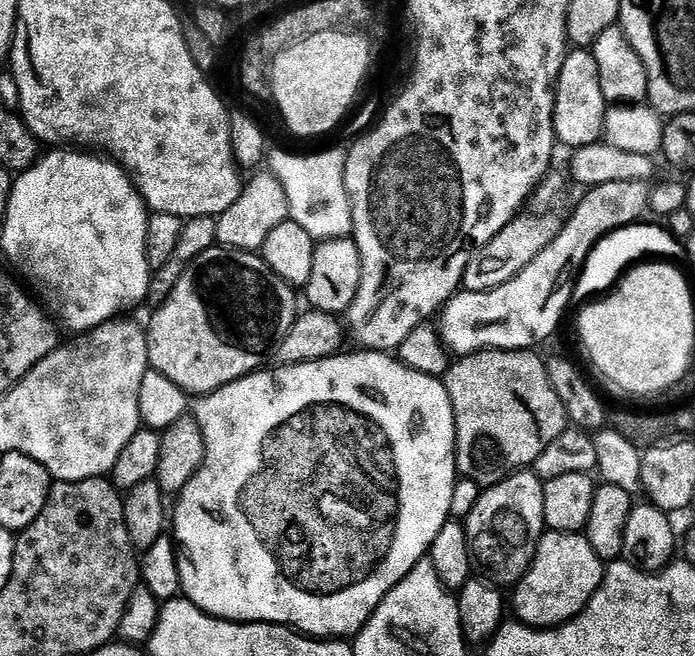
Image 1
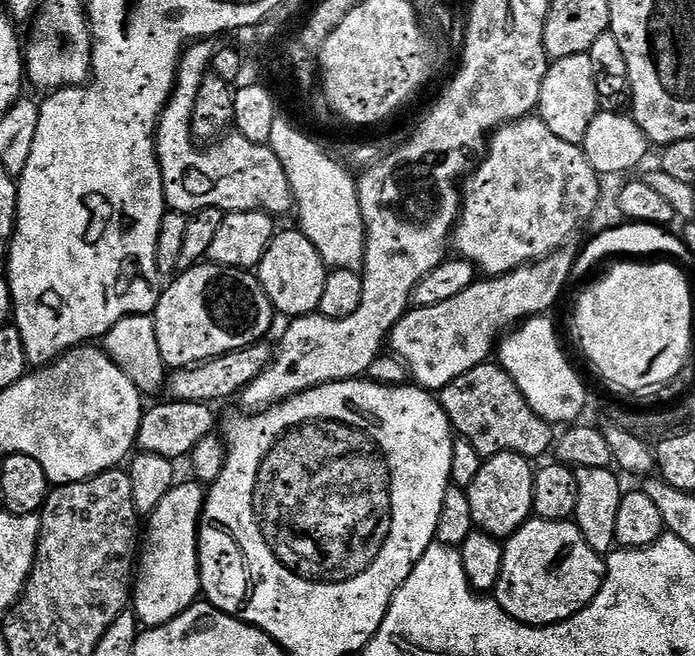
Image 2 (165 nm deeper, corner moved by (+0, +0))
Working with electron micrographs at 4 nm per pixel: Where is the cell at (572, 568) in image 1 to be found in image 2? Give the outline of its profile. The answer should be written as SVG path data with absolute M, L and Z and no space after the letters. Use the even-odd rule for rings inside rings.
M530 518L514 535L507 537L502 558L502 574L494 589L494 599L519 624L533 624L536 628L543 628L546 624L561 624L563 620L578 615L596 597L604 584L605 571L605 557L595 552L590 542L586 542L576 523Z

